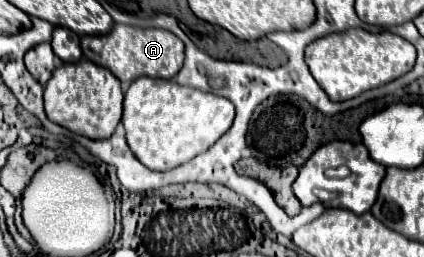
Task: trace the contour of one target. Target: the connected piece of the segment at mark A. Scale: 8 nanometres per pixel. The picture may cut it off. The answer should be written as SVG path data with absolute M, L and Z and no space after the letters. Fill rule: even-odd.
M115 25L107 35L81 37L83 55L109 69L119 81L131 83L137 77L175 79L183 65L183 41L165 29L141 29L133 25Z

